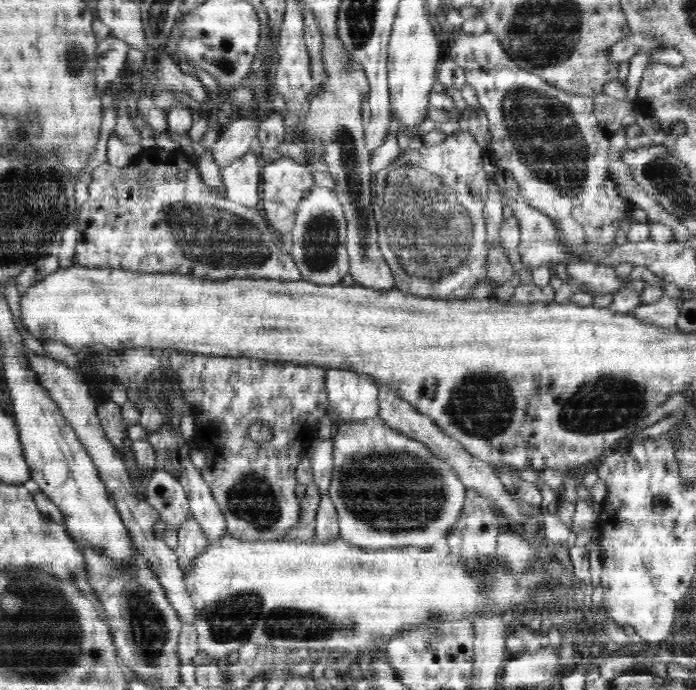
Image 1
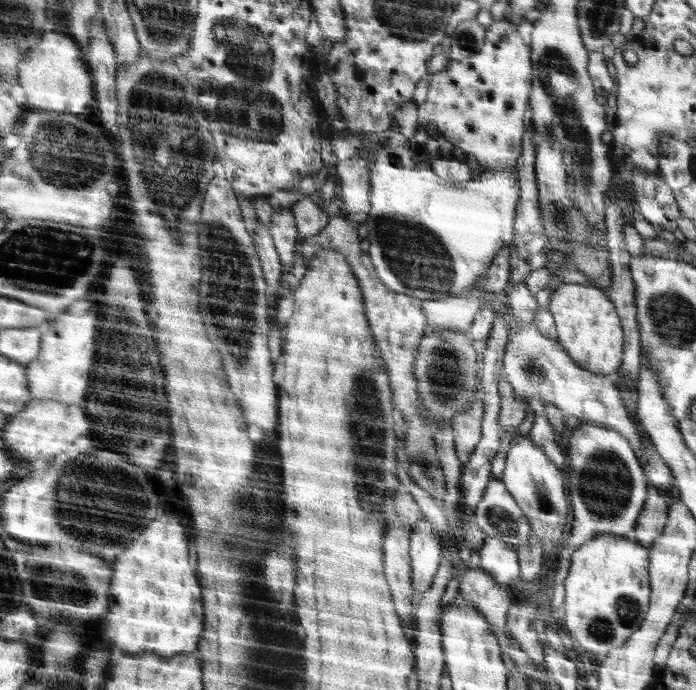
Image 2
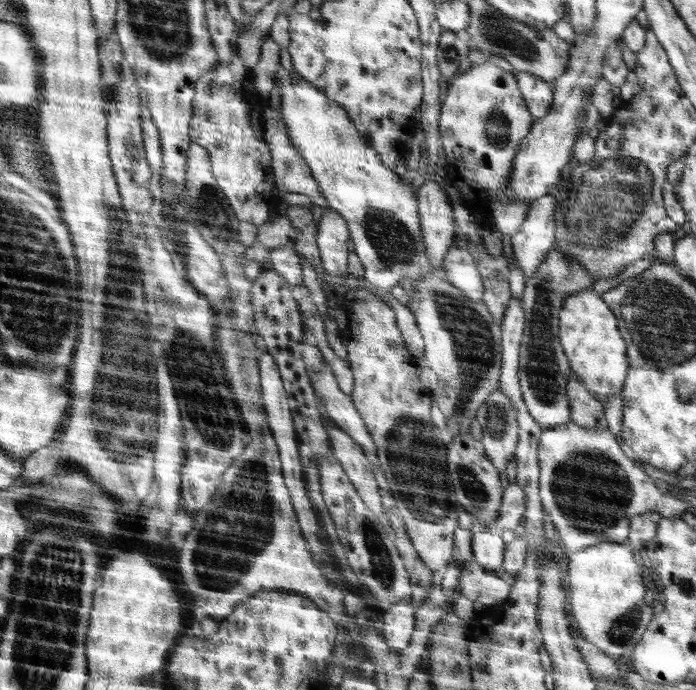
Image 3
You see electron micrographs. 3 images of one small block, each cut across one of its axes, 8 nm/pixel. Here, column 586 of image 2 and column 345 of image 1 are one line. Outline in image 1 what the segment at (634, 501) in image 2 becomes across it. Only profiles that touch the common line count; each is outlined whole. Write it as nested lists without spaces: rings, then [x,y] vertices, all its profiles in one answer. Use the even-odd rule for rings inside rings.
[[[379,416],[363,421],[339,421],[338,430],[330,439],[333,441],[334,468],[332,468],[332,478],[326,494],[332,499],[339,516],[339,537],[344,539],[346,543],[357,546],[357,548],[374,550],[398,549],[407,546],[416,546],[416,548],[422,549],[434,546],[440,538],[444,538],[452,530],[452,526],[456,524],[460,516],[464,501],[466,501],[467,488],[459,479],[459,475],[452,471],[451,464],[444,463],[444,460],[440,459],[438,455],[432,454],[426,443],[420,442],[419,439],[408,438],[408,435],[390,428]]]

